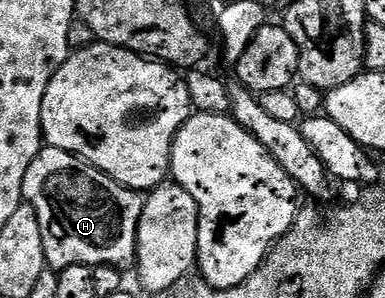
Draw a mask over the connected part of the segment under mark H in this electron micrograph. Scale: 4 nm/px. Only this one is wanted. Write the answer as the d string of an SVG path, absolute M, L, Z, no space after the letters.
M46 145L35 160L31 160L21 192L24 201L35 208L35 216L39 216L39 232L43 232L43 252L48 269L60 272L72 266L125 268L128 262L130 265L136 259L142 195L121 186L91 163L76 158L71 152L63 152L63 148Z

